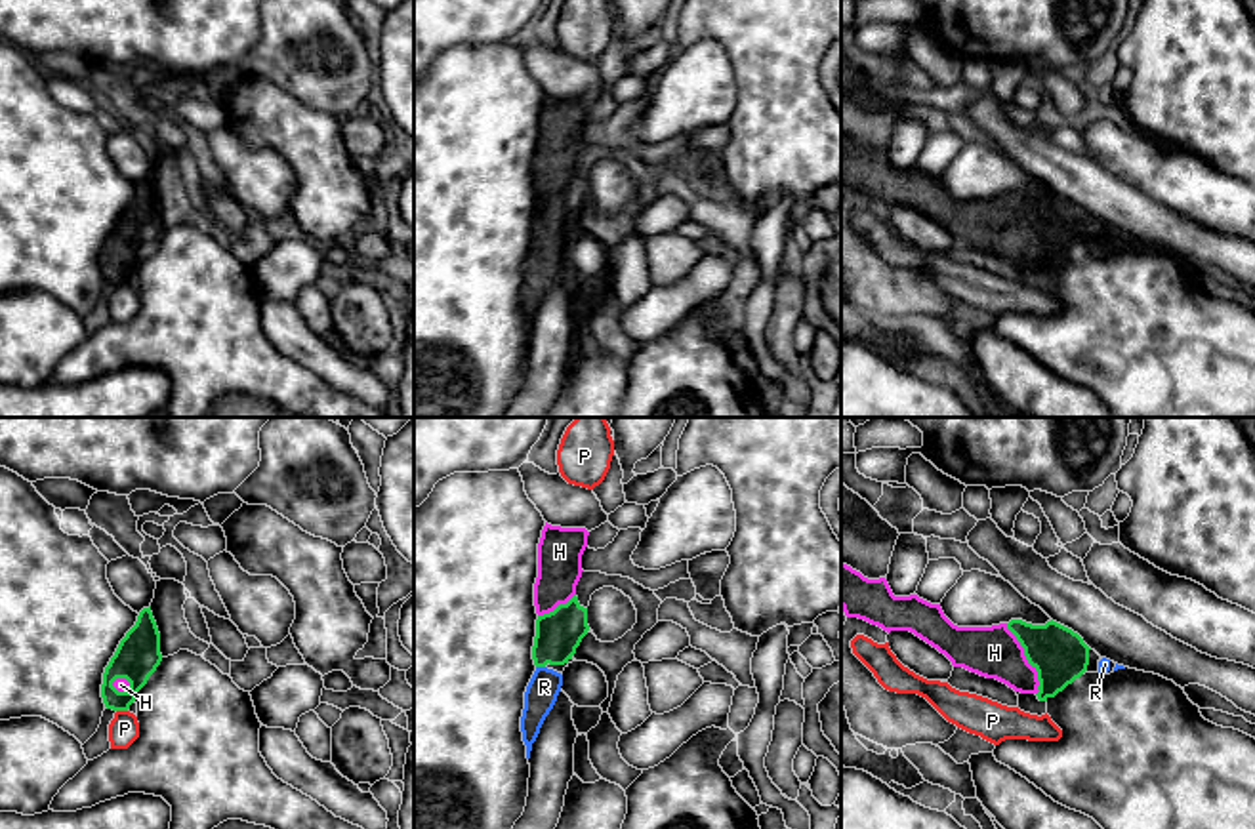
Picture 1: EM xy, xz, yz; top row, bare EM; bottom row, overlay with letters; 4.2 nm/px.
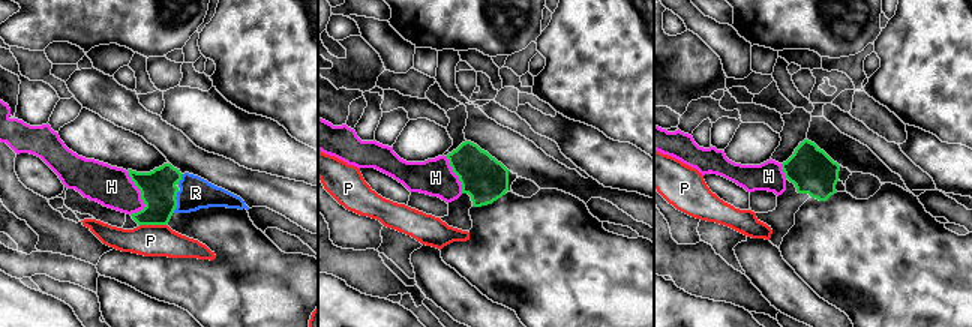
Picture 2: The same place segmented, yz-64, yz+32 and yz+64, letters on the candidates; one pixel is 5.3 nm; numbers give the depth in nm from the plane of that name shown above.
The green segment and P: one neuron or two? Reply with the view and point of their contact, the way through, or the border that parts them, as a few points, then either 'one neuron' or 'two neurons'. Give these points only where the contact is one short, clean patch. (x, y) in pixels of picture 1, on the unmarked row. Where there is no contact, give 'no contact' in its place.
contact xy (123, 283); border xy (117, 283), (126, 284); two neurons

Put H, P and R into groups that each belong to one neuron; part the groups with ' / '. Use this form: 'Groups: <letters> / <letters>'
Groups: H R / P

